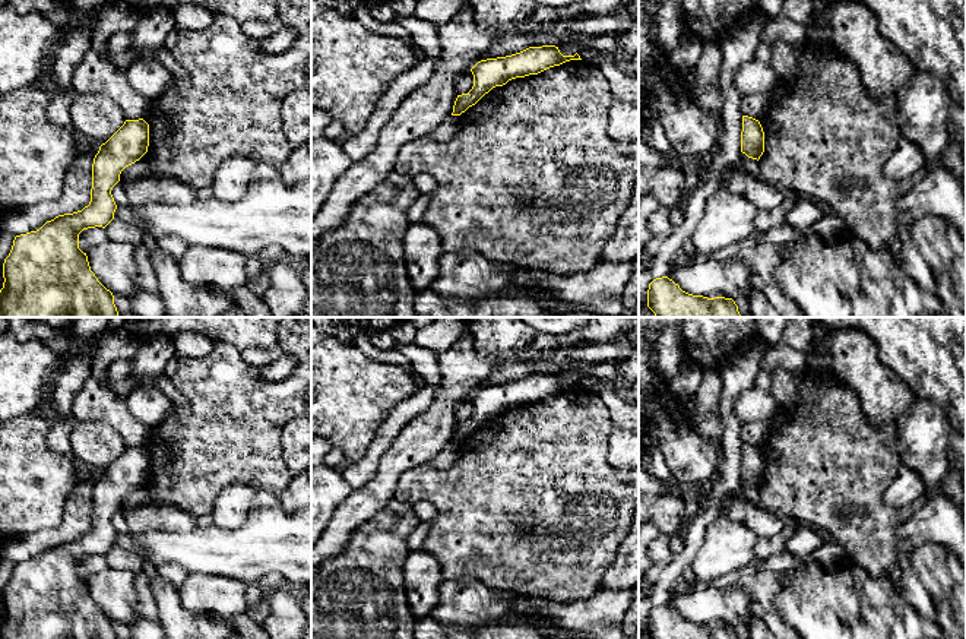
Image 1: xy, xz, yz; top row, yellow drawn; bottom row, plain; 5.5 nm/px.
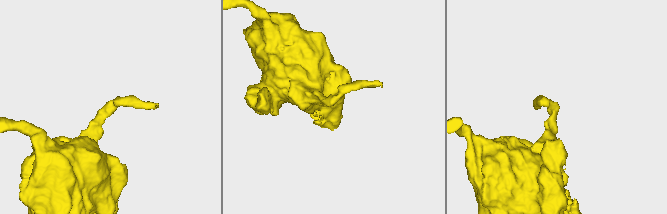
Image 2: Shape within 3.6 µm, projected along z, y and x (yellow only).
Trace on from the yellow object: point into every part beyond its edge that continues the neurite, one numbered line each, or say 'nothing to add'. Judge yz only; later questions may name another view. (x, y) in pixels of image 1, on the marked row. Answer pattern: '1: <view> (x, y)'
nothing to add

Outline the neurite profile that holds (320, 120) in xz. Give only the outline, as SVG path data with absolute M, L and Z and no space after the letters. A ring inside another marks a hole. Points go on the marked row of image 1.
M311 110L311 136L319 137L323 136L326 127L330 124L333 117L323 110Z

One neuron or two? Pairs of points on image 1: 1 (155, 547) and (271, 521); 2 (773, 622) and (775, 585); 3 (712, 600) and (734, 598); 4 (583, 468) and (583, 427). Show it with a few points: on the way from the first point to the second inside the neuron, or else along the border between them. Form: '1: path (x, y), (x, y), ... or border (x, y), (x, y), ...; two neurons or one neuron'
1: path (184, 547), (241, 547); one neuron
2: path (767, 613), (767, 594); one neuron
3: path (718, 600), (728, 600); one neuron
4: path (583, 458), (583, 437); one neuron

